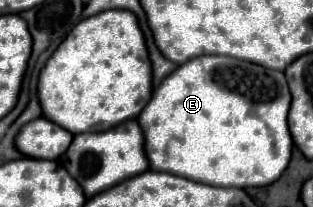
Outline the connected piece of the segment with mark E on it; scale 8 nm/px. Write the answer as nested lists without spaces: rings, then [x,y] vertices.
[[[232,56],[192,58],[160,82],[148,106],[138,116],[148,166],[210,186],[268,186],[280,178],[290,162],[292,136],[286,122],[288,108],[290,90],[284,72]]]

